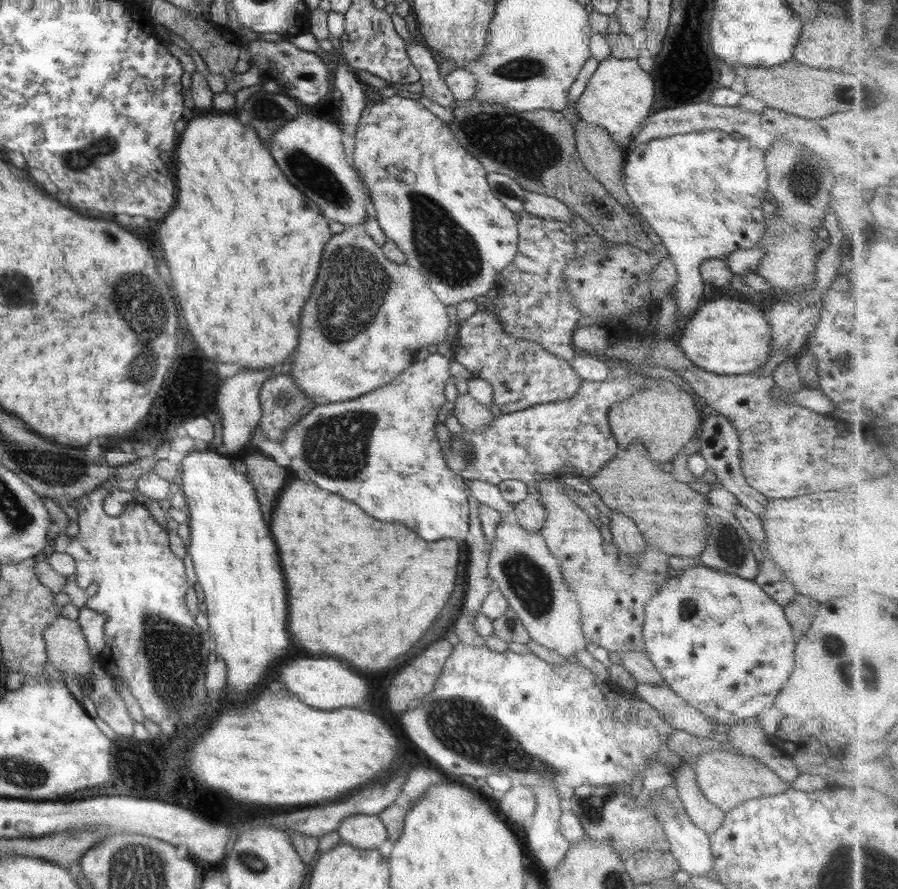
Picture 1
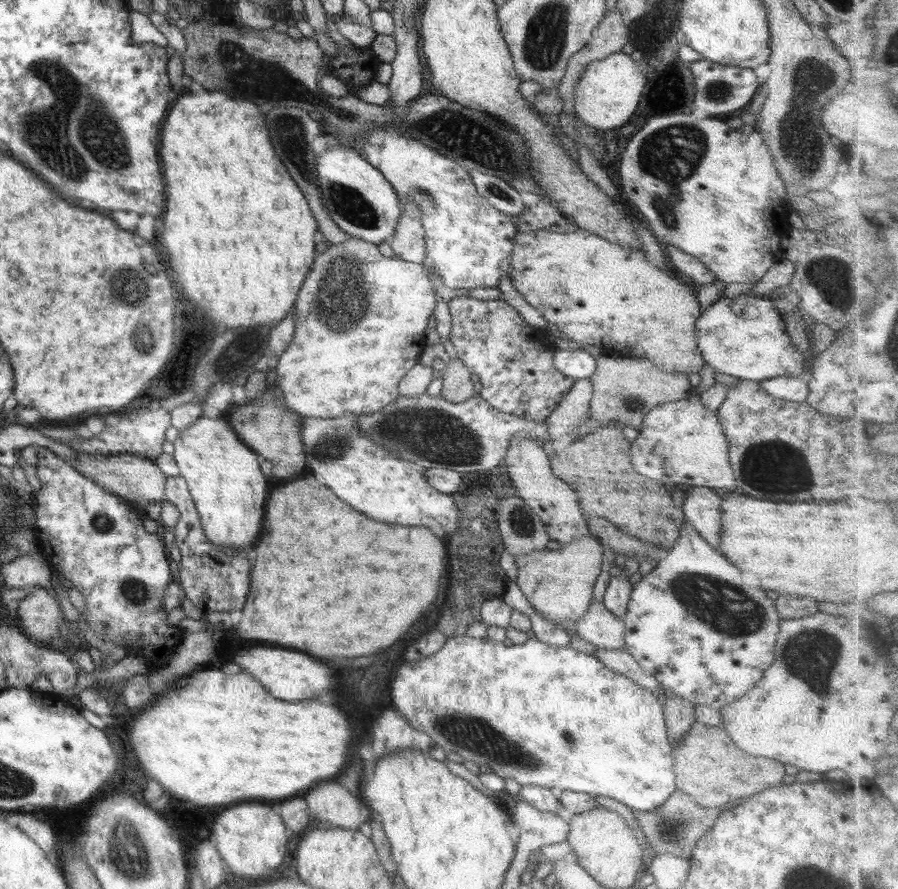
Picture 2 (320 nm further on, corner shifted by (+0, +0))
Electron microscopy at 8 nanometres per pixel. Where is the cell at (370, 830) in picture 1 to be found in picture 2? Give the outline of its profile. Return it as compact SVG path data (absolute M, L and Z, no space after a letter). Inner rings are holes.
M322 782L303 796L316 822L329 822L331 827L359 829L372 818L369 807L357 793L342 788L337 782Z

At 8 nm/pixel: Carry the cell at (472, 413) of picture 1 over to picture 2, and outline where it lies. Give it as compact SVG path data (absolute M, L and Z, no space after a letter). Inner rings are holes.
M458 357L448 361L440 377L443 380L442 398L453 403L461 403L478 396L473 387L475 376Z

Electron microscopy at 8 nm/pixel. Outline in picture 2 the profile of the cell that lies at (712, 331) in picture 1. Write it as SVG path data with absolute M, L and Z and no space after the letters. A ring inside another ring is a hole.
M749 293L710 304L696 321L696 342L705 362L716 373L752 382L780 376L809 377L811 355L796 350L774 305L772 300Z

